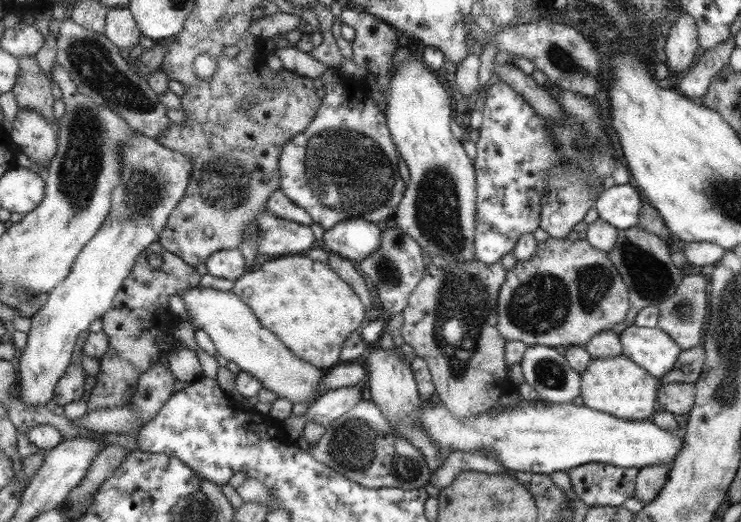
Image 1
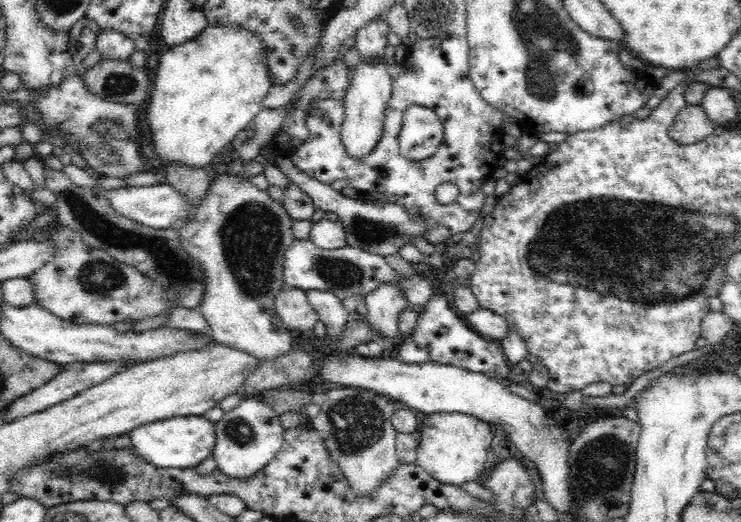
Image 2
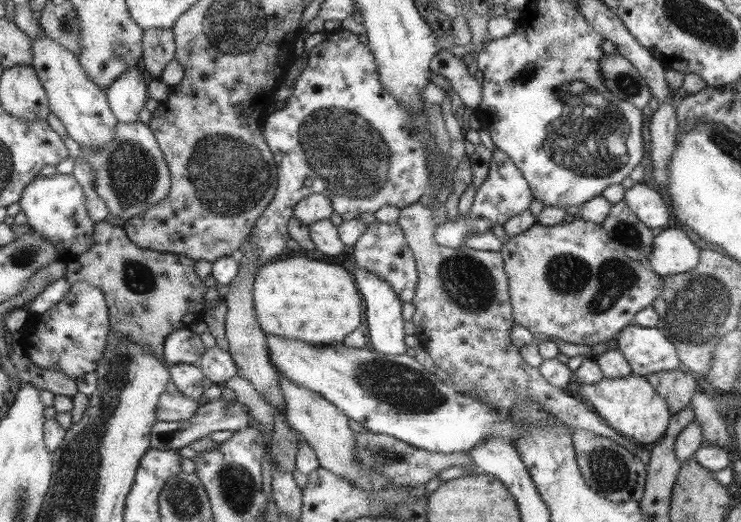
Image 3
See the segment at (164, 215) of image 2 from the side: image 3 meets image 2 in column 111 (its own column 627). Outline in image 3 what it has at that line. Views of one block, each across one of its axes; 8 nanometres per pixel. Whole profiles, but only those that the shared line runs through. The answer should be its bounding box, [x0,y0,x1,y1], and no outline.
[622,183,670,228]

